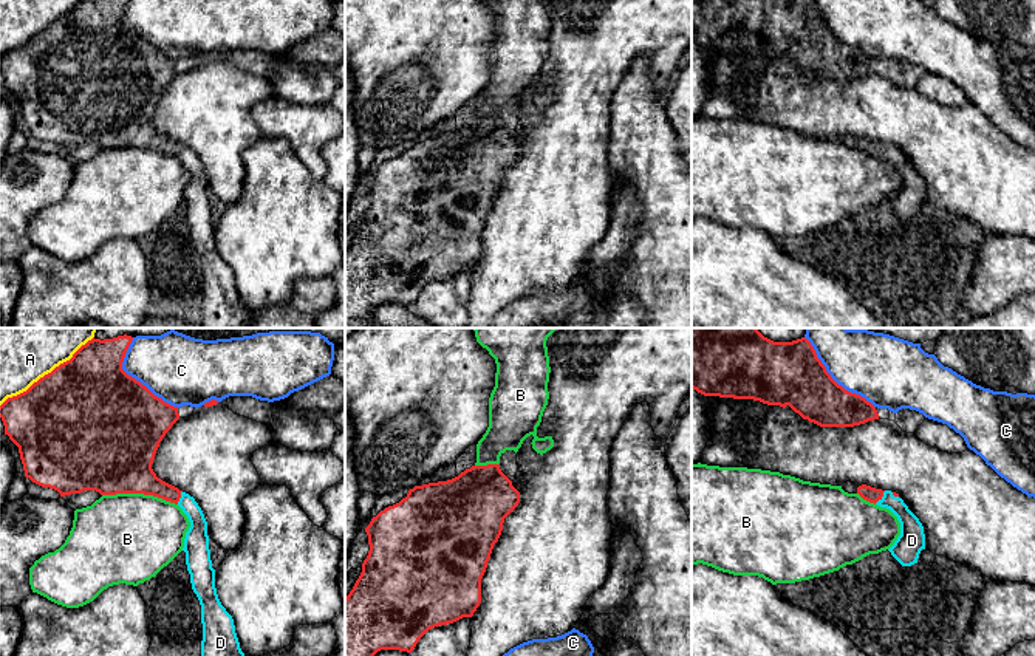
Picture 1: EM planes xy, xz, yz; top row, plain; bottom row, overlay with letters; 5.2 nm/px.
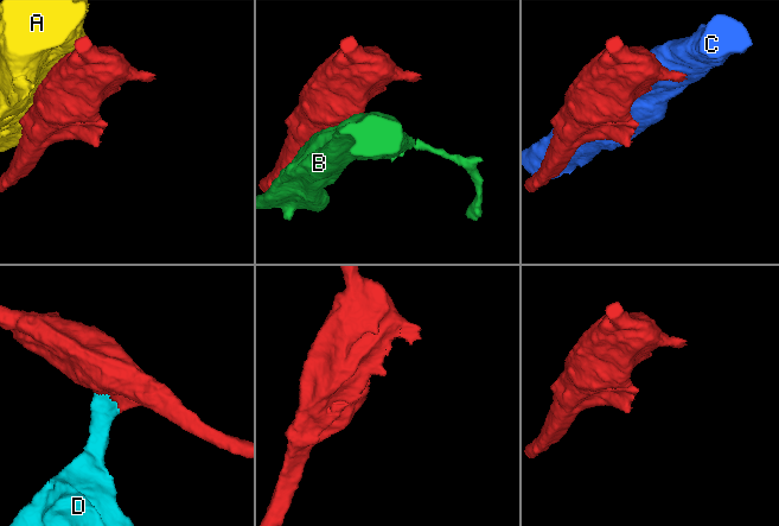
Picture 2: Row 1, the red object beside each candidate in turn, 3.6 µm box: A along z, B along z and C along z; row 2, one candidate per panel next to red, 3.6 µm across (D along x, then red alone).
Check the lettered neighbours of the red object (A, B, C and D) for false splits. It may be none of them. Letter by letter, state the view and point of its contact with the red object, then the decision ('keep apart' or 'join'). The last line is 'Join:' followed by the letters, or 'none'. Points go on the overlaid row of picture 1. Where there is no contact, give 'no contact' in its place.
A: xy (48, 373) | keep apart
B: xy (140, 492) | keep apart
C: xy (133, 378) | keep apart
D: yz (881, 497) | join
Join: D

